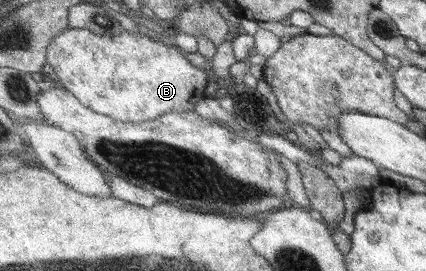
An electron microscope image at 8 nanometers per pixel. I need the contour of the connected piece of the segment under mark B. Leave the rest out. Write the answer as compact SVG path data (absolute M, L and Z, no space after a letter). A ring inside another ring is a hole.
M70 27L63 35L56 37L47 52L47 63L53 69L53 72L57 75L58 79L61 81L64 88L71 91L76 97L78 97L81 103L84 103L85 107L91 108L95 113L101 115L111 116L114 120L119 122L134 122L137 124L146 123L152 119L152 121L162 117L164 113L170 112L186 112L194 111L196 105L206 99L208 83L208 73L204 73L205 68L198 69L194 67L179 49L174 49L174 47L168 47L164 43L154 41L151 37L145 37L139 33L127 33L125 31L120 37L112 37L106 35L95 35L92 31L87 29L78 29Z

